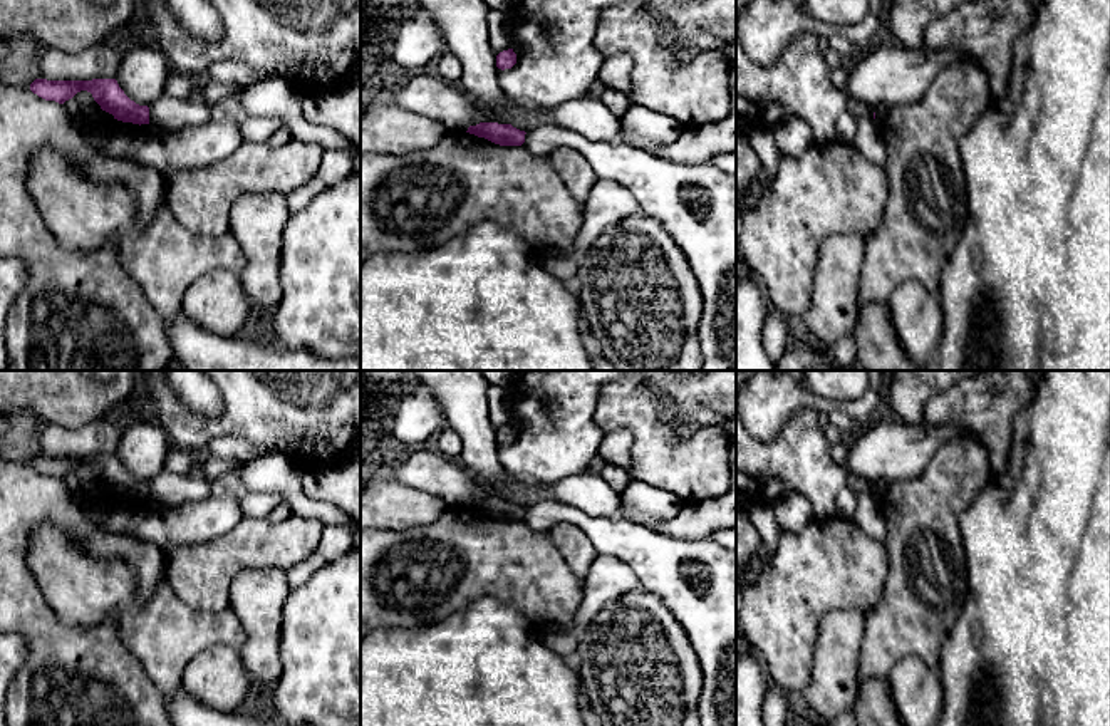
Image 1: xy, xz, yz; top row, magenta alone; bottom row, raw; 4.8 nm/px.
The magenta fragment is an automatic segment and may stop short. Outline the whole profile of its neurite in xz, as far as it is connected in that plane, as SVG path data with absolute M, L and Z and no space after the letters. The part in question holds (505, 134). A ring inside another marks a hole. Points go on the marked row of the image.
M480 122L476 126L469 126L466 132L485 137L500 146L521 146L526 134L525 131L520 131L511 124L498 122Z

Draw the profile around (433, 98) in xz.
M418 75L394 94L402 109L439 121L446 131L468 131L480 122L510 124L466 92L458 92L444 79Z

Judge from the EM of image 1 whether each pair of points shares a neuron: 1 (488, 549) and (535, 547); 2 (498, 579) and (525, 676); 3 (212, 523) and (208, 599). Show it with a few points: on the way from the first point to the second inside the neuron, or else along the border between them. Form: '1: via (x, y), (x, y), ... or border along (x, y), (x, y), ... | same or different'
1: via (500, 549), (523, 549) | same
2: border along (466, 604), (498, 597), (535, 626) | different
3: border along (245, 517), (207, 542), (173, 549) | different

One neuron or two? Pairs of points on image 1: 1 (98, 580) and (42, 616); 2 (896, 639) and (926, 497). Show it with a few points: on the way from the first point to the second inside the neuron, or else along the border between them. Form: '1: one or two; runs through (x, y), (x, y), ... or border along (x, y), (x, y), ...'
1: two; border along (32, 575), (42, 599), (66, 624), (88, 627)
2: one; runs through (899, 604), (899, 554), (901, 544), (911, 532)

